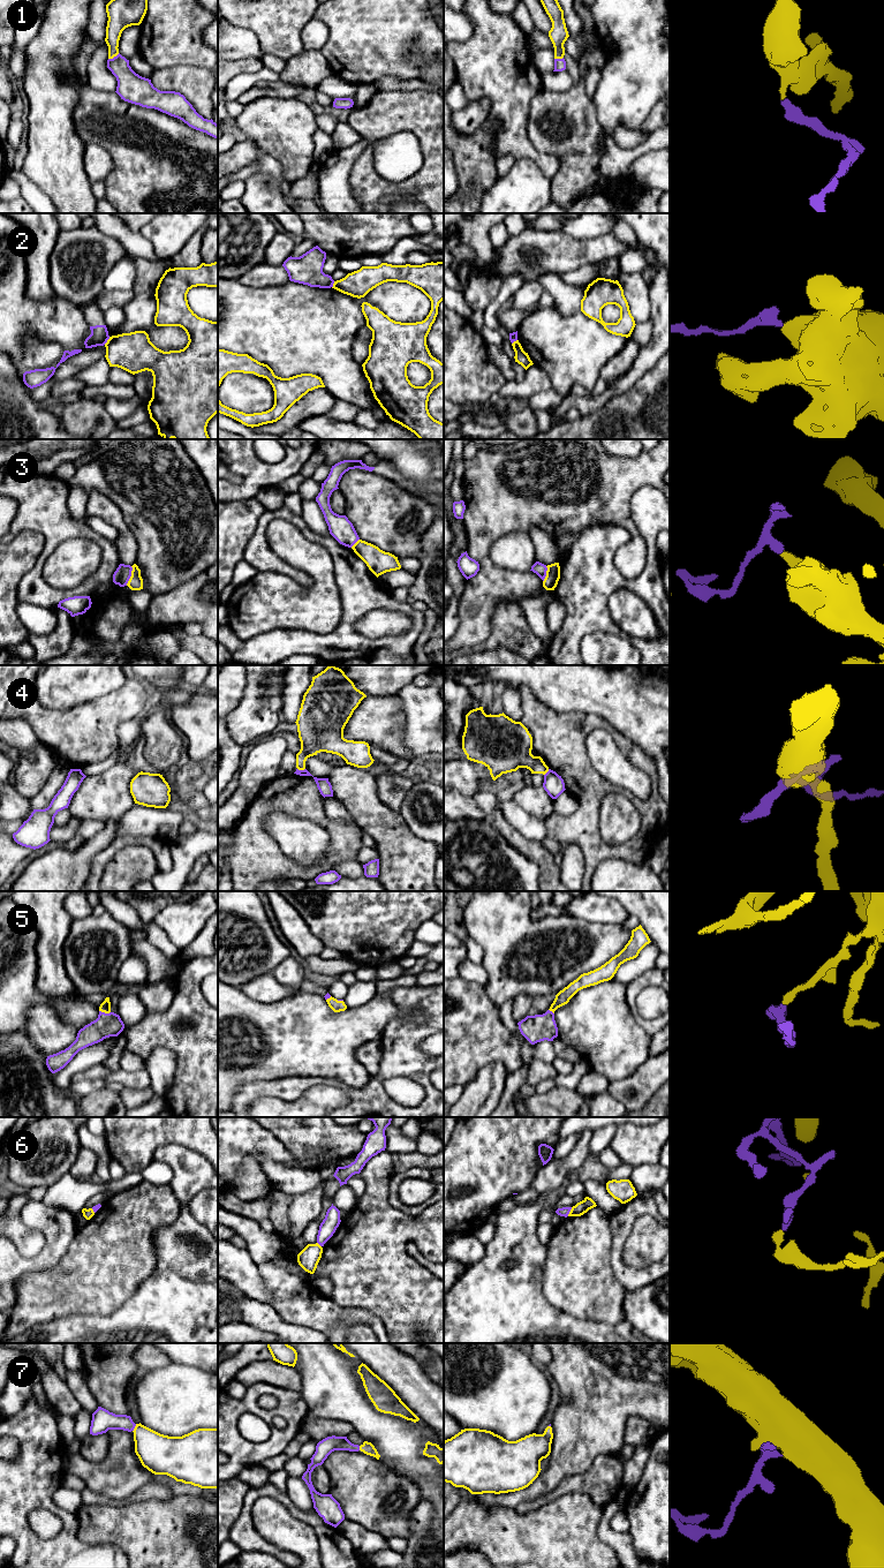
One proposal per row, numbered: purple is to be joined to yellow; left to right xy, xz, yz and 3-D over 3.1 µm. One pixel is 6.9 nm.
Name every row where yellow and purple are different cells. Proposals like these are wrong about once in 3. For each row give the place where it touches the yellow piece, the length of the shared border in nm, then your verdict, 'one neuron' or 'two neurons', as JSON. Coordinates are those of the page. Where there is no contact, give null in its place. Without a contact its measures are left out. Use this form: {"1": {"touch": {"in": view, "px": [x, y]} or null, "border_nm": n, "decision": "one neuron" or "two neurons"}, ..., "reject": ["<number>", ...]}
{"1": {"touch": {"in": "xy", "px": [113, 57]}, "border_nm": 90, "decision": "one neuron"}, "2": {"touch": {"in": "xy", "px": [107, 340]}, "border_nm": 70, "decision": "two neurons"}, "3": {"touch": {"in": "xy", "px": [131, 575]}, "border_nm": 140, "decision": "two neurons"}, "4": {"touch": {"in": "xz", "px": [301, 769]}, "border_nm": 60, "decision": "two neurons"}, "5": {"touch": {"in": "xy", "px": [105, 1012]}, "border_nm": 80, "decision": "one neuron"}, "6": {"touch": {"in": "yz", "px": [569, 1212]}, "border_nm": 70, "decision": "two neurons"}, "7": {"touch": {"in": "xy", "px": [135, 1427]}, "border_nm": 60, "decision": "one neuron"}, "reject": ["2", "3", "4", "6"]}

